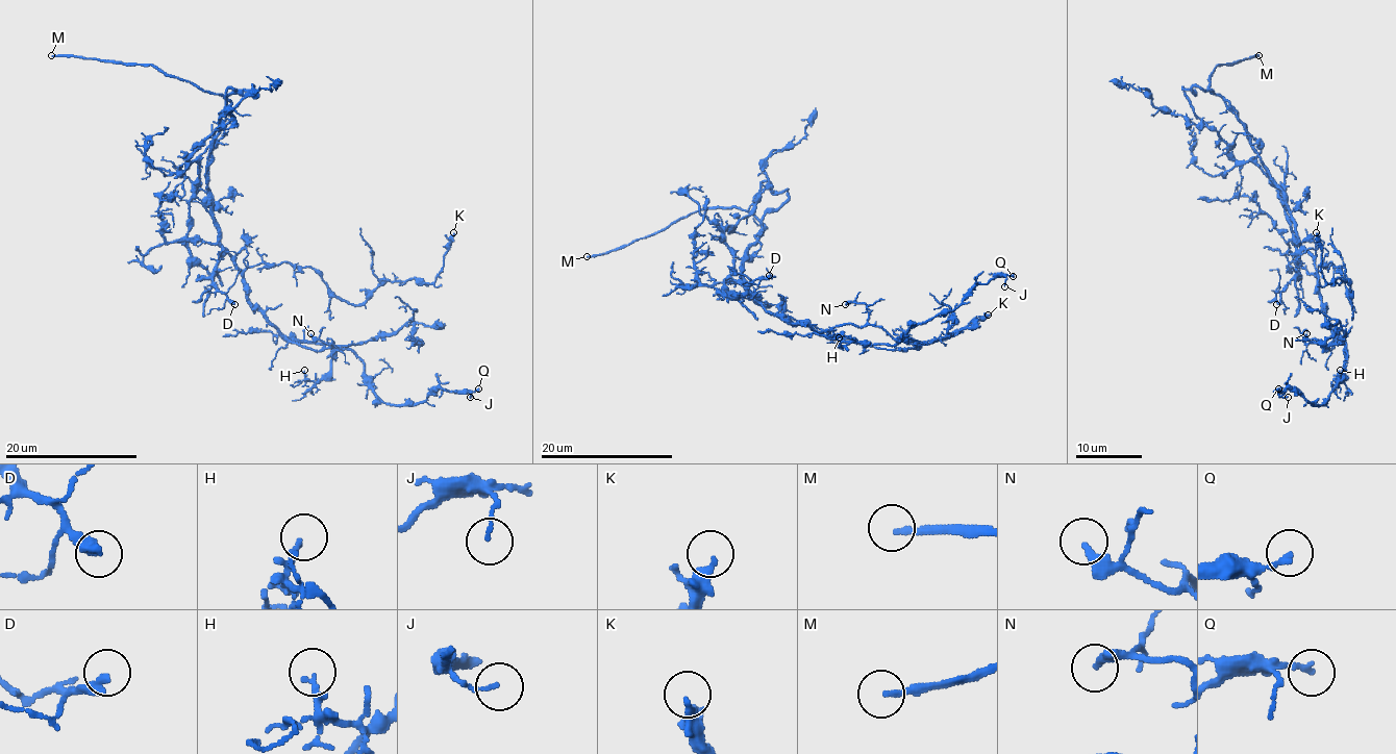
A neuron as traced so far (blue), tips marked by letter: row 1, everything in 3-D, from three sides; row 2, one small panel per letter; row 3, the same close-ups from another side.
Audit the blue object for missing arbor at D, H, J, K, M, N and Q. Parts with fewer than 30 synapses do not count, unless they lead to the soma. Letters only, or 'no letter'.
D, M

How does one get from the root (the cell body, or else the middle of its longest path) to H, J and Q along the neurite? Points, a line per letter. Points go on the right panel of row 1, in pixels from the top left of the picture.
H: (1301, 244), (1313, 259), (1326, 325), (1346, 345), (1343, 378), (1338, 380), (1337, 373), (1340, 370)
J: (1301, 244), (1346, 360), (1323, 405), (1278, 392), (1288, 397)
Q: (1301, 244), (1313, 259), (1326, 325), (1346, 345), (1345, 375), (1323, 405), (1278, 388)

